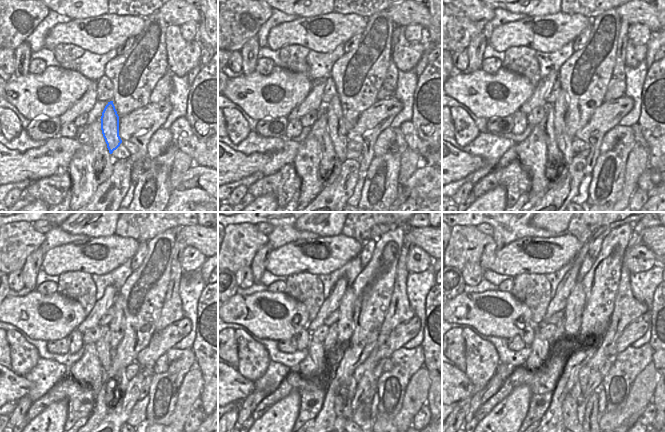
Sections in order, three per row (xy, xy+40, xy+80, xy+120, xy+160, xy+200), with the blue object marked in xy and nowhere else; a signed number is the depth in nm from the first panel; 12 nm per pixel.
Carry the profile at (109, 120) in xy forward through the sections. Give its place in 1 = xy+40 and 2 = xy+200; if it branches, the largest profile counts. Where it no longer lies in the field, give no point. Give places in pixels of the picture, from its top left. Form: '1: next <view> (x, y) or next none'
1: next xy+40 (335, 124)
2: next xy+200 (573, 311)

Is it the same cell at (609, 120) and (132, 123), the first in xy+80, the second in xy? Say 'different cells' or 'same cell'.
same cell

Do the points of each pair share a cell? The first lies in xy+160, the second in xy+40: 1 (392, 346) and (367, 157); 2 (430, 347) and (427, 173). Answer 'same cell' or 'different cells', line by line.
1: same cell
2: different cells

